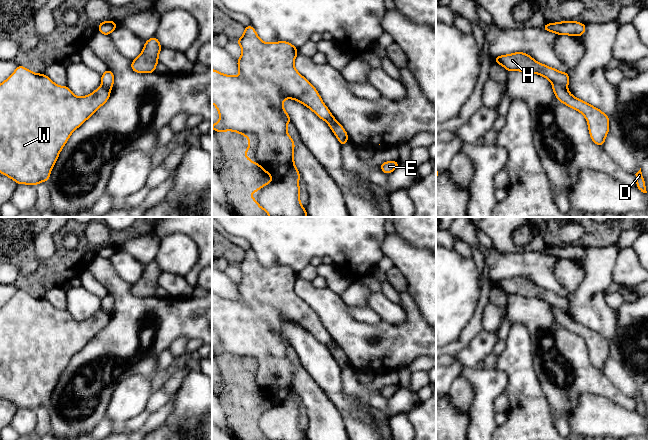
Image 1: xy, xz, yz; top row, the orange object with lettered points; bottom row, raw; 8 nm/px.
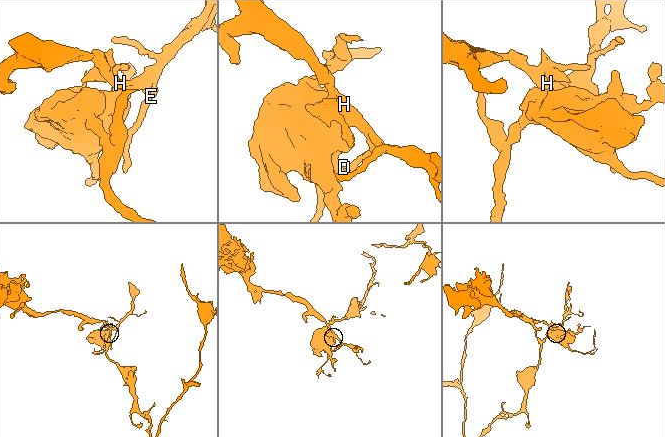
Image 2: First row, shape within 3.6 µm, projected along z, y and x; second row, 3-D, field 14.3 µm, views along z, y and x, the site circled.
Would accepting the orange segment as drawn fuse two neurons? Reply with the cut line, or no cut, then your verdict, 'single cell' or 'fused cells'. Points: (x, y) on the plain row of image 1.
no cut | single cell

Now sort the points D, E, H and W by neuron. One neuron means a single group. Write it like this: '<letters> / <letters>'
D E H W

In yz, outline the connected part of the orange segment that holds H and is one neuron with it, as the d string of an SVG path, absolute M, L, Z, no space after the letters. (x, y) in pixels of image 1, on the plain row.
M516 276L500 279L494 286L502 289L507 295L521 295L541 299L552 306L555 321L563 328L582 337L588 346L592 365L603 371L606 359L609 357L609 340L598 332L576 322L567 313L569 308L568 296L559 296L535 285L529 278Z

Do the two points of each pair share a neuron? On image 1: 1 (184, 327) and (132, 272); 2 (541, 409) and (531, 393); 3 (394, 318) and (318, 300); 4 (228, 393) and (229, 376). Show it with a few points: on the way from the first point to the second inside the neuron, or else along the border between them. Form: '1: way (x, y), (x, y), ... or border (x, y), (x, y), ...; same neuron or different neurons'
1: border (113, 268), (120, 277), (131, 284); different neurons
2: way (537, 405), (531, 397); same neuron
3: border (381, 318), (391, 324), (401, 324), (404, 322); different neurons
4: border (222, 377), (230, 387), (234, 388); different neurons

